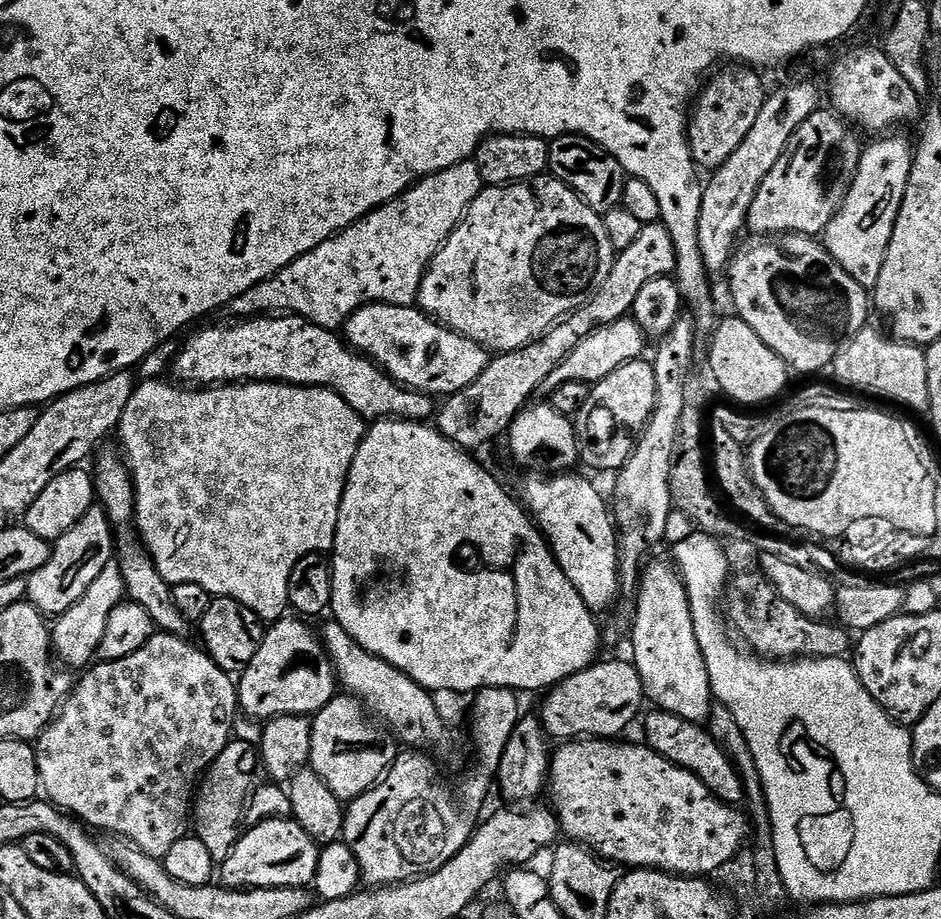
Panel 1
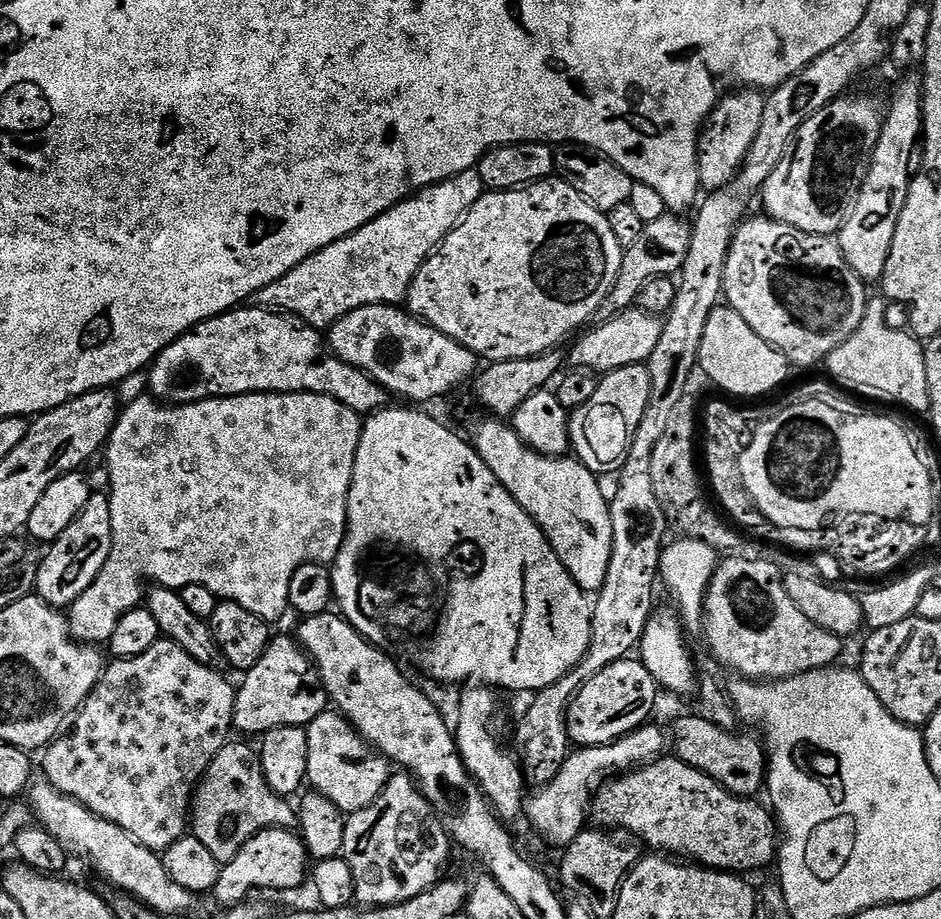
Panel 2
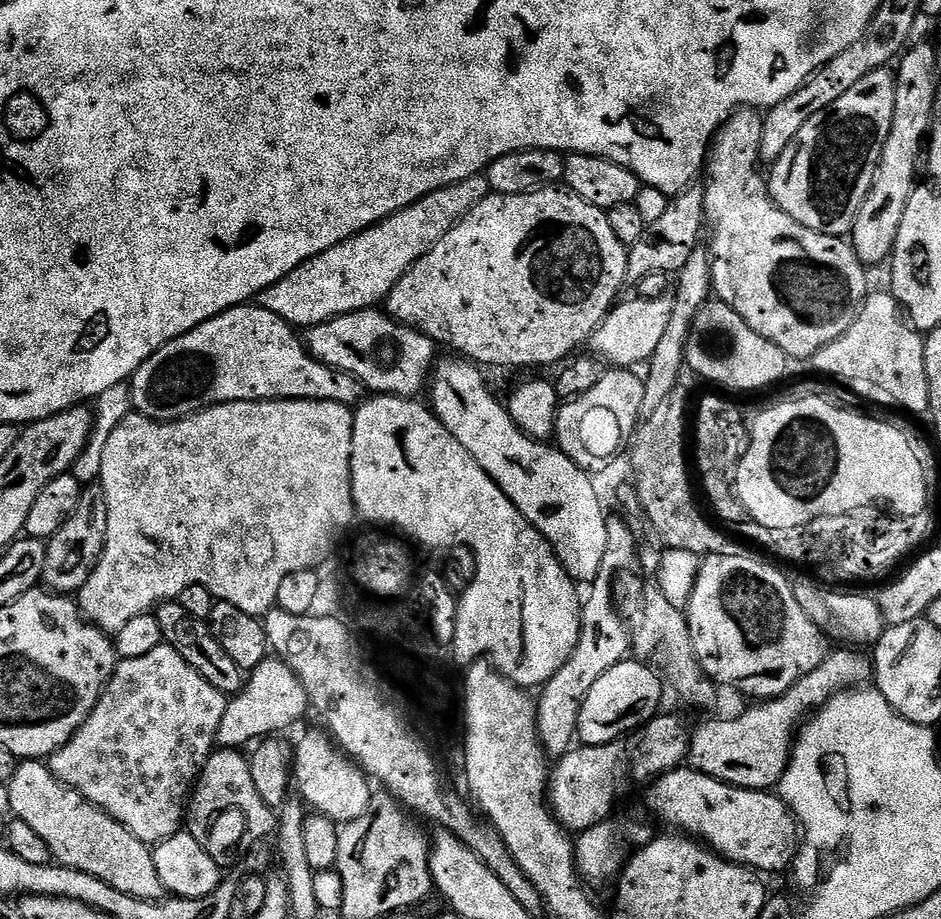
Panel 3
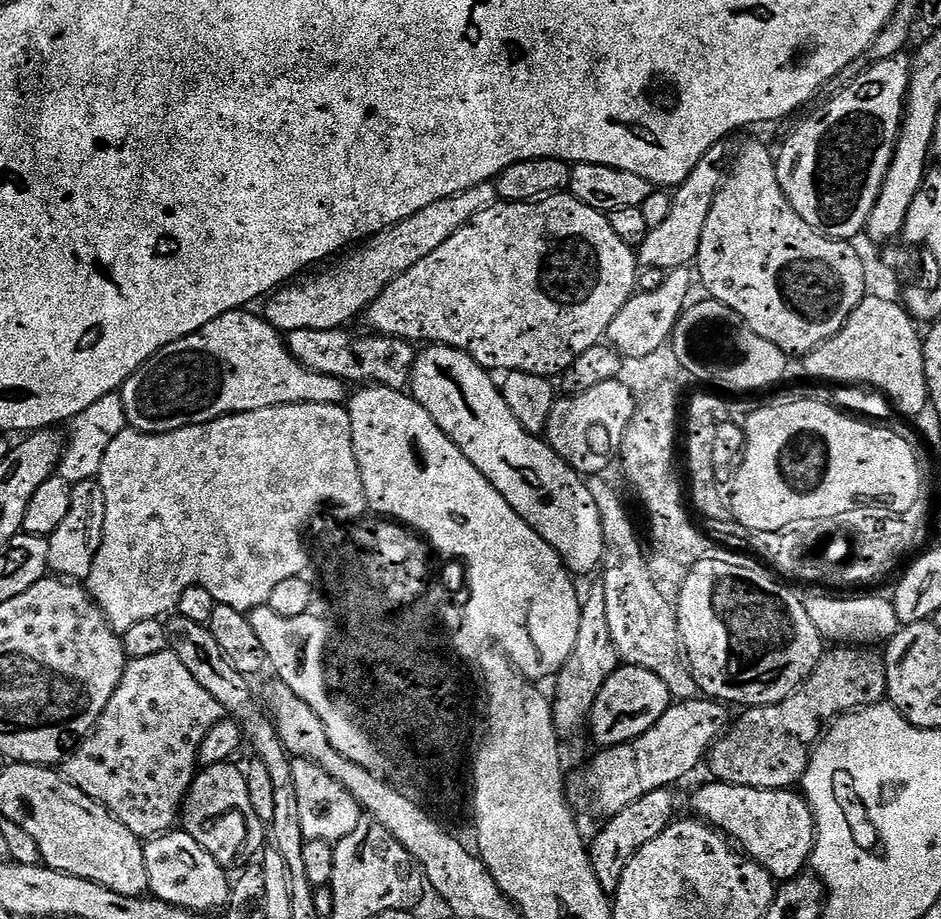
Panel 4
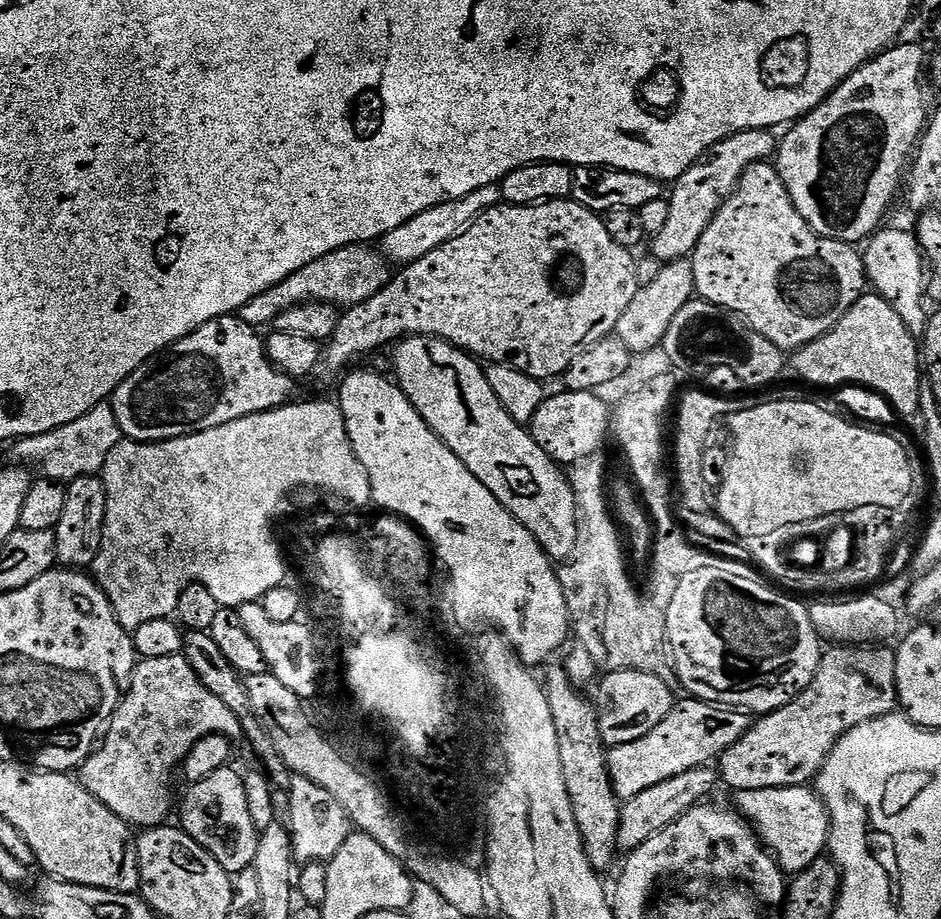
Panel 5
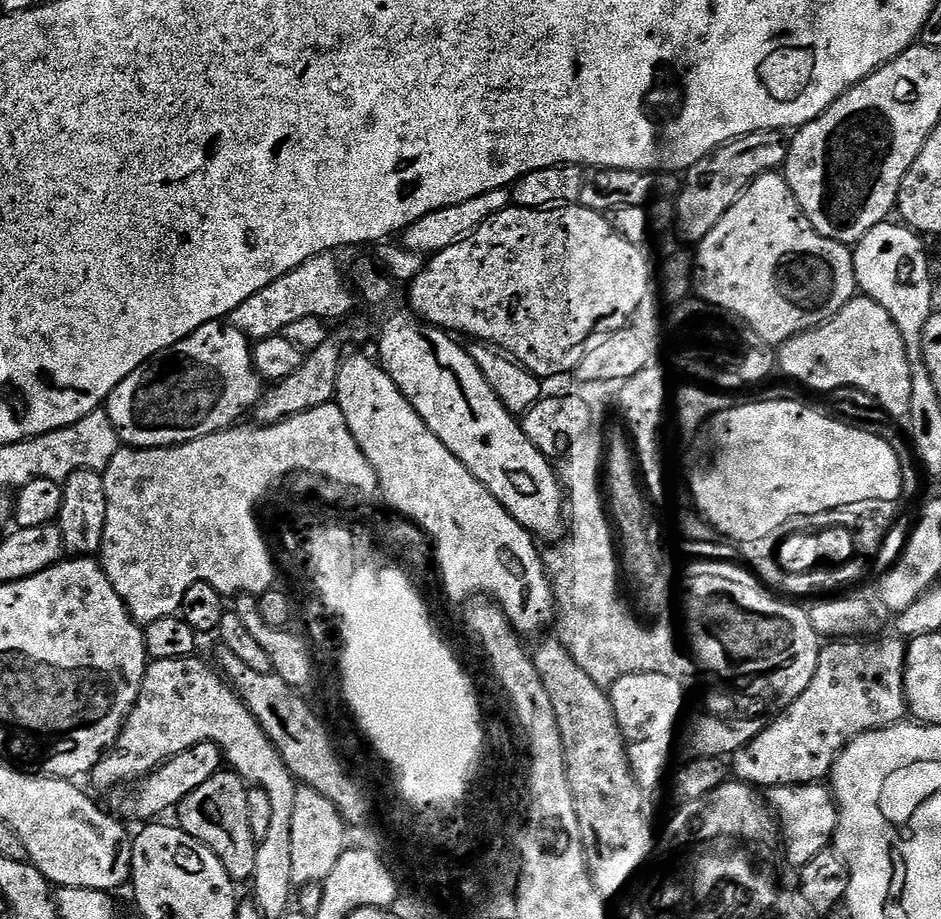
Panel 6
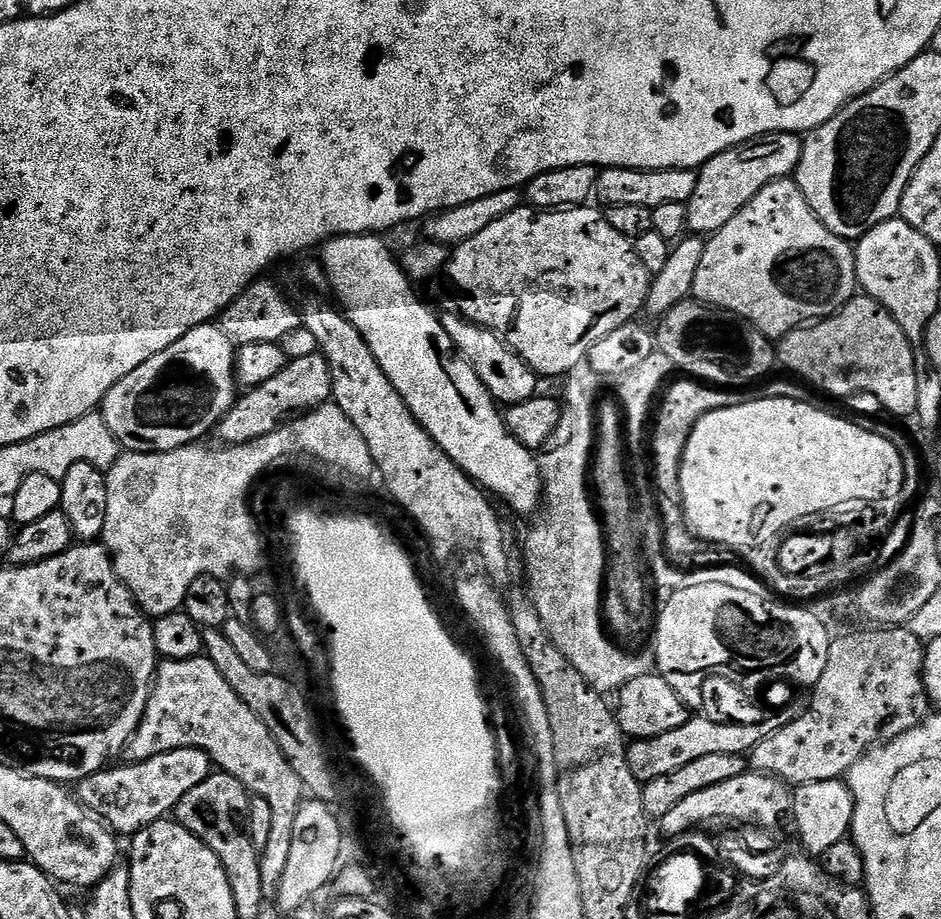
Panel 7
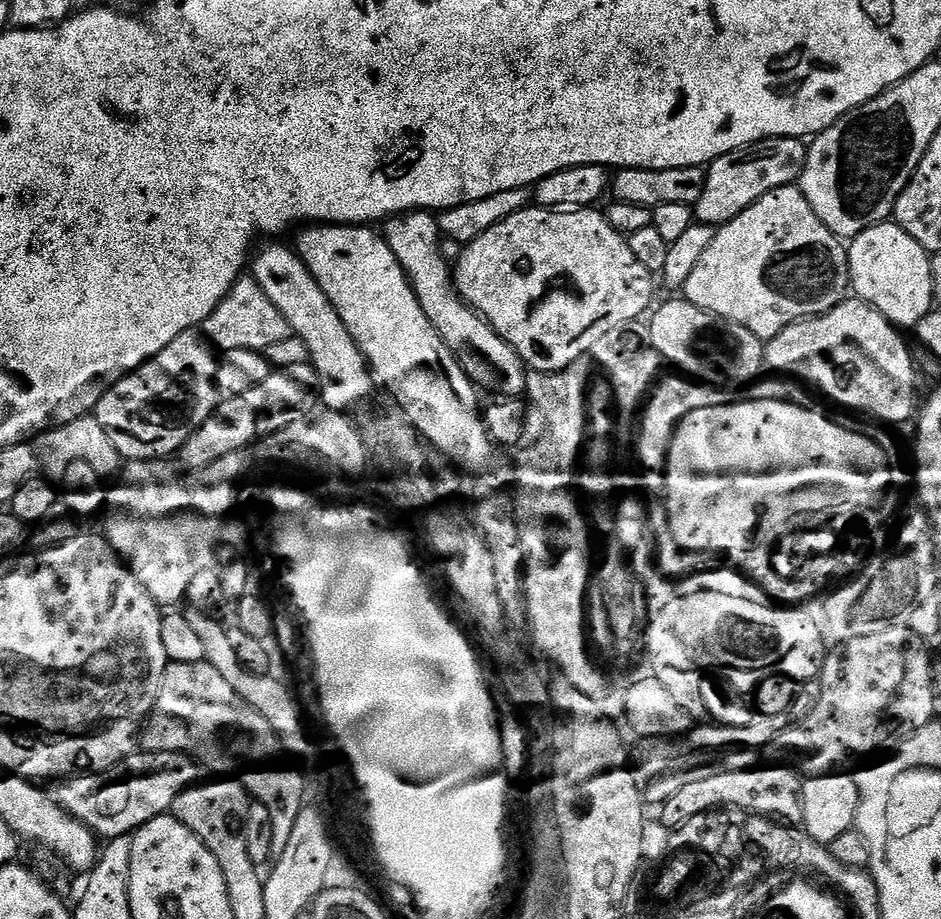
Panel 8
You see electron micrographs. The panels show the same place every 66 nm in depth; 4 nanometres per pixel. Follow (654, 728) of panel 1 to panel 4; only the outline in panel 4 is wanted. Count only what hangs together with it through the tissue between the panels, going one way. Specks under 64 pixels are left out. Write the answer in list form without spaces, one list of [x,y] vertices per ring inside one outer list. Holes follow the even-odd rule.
[[[868,646],[833,647],[825,651],[816,669],[785,700],[777,704],[764,704],[761,708],[748,708],[745,716],[741,720],[739,717],[713,744],[712,751],[706,757],[706,768],[722,784],[791,789],[803,781],[812,750],[820,743],[833,720],[843,716],[845,712],[855,712],[857,708],[869,708],[871,704],[881,703],[887,694],[886,666],[879,651]]]

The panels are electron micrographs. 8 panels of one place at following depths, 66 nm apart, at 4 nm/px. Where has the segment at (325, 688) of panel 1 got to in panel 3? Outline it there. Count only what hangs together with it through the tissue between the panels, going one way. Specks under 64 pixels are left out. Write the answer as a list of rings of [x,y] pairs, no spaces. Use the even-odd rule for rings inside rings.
[[[269,658],[251,669],[244,687],[229,699],[226,714],[222,714],[222,722],[214,729],[214,740],[220,748],[240,750],[245,747],[243,744],[251,745],[257,738],[284,734],[280,732],[294,727],[307,712],[310,712],[308,695],[300,679],[283,660]]]

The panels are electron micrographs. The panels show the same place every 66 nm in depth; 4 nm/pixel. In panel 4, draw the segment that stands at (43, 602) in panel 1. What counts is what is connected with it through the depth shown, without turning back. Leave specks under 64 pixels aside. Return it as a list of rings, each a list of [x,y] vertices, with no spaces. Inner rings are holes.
[[[99,479],[80,481],[72,485],[70,494],[70,514],[58,530],[48,537],[50,546],[49,573],[68,582],[87,581],[90,566],[94,566],[94,558],[98,554],[98,546],[102,546],[102,530],[106,526],[106,494],[102,494]]]

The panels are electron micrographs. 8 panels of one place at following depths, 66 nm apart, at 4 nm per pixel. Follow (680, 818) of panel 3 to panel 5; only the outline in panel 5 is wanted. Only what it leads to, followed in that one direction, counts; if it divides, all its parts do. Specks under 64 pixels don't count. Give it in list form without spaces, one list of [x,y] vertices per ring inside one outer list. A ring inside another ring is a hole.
[[[808,786],[799,788],[767,788],[735,793],[735,807],[756,830],[760,843],[771,852],[786,874],[806,870],[825,855],[830,821],[828,808],[820,793]]]

